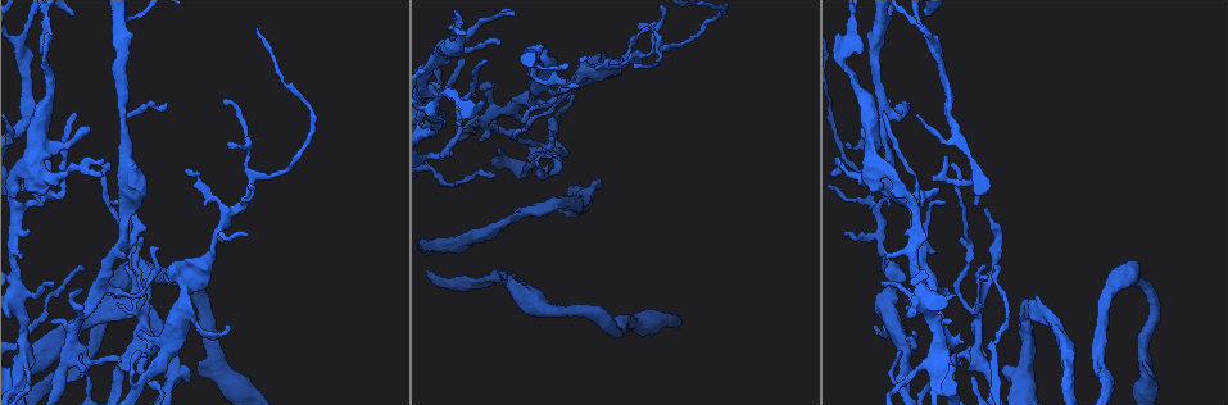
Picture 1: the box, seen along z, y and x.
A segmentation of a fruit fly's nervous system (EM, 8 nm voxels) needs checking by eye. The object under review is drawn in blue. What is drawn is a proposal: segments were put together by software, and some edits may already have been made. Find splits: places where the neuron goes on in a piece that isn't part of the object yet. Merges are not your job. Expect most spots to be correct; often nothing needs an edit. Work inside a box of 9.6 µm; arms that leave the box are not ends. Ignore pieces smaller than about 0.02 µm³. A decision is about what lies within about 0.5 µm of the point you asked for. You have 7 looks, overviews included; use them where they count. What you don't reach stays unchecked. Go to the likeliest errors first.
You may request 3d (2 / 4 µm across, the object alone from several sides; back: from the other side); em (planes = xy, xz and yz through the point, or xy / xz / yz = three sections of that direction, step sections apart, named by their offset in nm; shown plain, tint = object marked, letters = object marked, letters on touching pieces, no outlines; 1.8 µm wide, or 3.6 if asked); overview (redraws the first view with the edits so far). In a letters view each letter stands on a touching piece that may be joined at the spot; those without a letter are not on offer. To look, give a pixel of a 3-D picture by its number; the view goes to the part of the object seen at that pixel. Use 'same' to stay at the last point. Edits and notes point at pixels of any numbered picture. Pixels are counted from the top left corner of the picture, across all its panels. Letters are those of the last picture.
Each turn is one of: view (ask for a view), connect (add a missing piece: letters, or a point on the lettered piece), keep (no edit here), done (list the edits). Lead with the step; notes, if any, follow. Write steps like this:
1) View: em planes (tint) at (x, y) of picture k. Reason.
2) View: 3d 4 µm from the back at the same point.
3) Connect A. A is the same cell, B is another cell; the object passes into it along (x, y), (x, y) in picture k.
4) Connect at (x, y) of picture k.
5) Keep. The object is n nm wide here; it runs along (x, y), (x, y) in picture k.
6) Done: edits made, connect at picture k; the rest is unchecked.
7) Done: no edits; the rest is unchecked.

View: em planes (letters) at (913, 334) of picture 1. Free end.

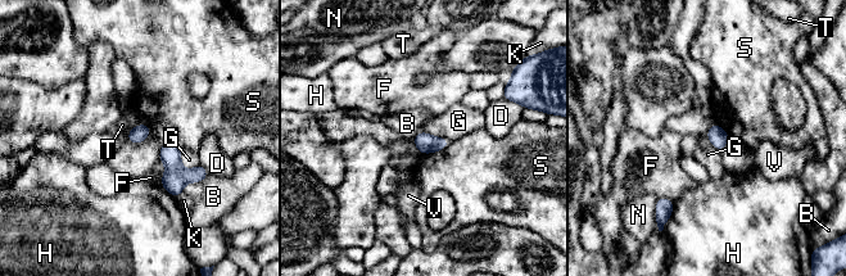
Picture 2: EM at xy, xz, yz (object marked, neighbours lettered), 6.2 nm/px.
Keep. B, D, F, G, H, K, N, S, T and V are other cells; a border runs along (180, 149), (180, 163), (194, 168) in picture 2; no lettered piece goes on from it.

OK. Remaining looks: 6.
View: em planes (letters) at (498, 149) of picture 1. Branch stops here.

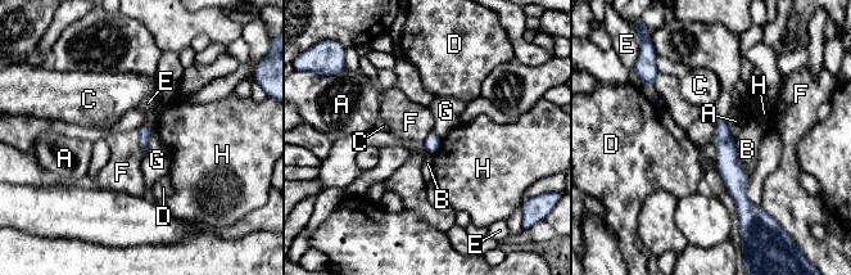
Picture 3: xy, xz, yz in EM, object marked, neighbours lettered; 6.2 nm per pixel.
Keep. A, B, C, D, E, F, G and H are other cells; it runs along (722, 122), (727, 163), (742, 207) in picture 3; none of them fits.

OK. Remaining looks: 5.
View: em planes (letters) at (32, 162) of picture 1. Thick turns thin.

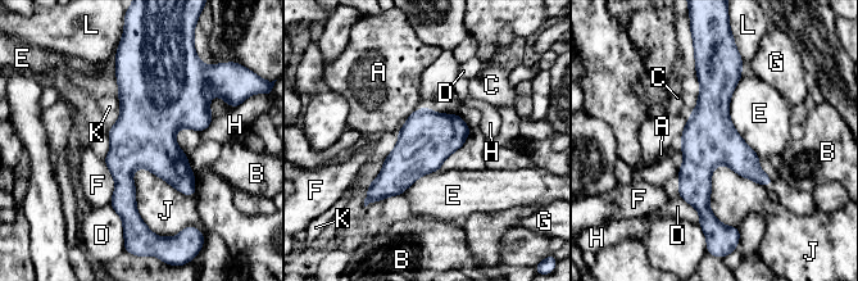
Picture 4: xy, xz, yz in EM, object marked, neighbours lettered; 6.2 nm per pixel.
Keep. The object is 340 nm wide here; A, B, C, D, E, F, G, H, J, K and L are other cells; it runs along (708, 66), (700, 202), (712, 220) in picture 4; none of them fits.

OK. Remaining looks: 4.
Done: no edits; the rest is unchecked.

